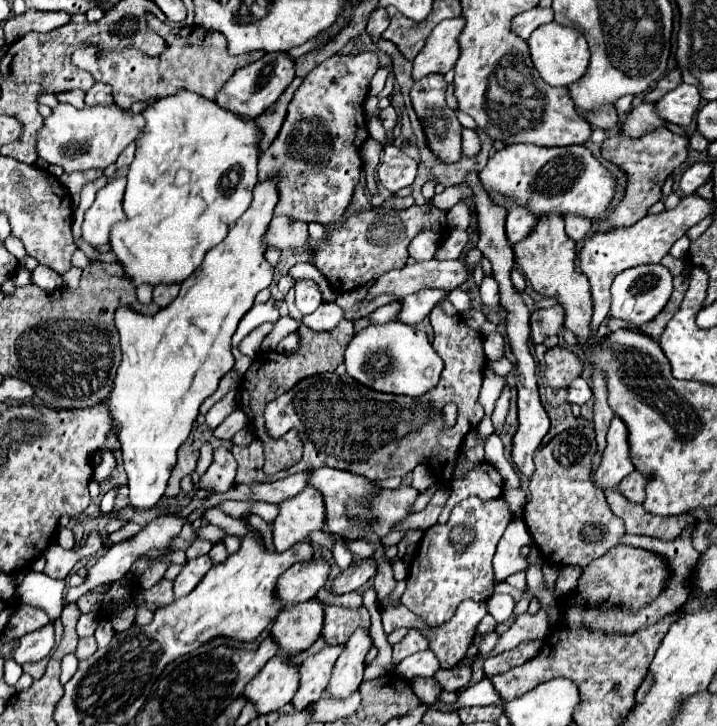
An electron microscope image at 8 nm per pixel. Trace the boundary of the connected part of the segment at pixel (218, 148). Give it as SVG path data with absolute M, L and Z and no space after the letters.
M180 90L176 96L150 104L142 114L146 126L136 138L138 150L128 170L124 194L126 220L112 226L108 244L124 266L124 274L128 274L136 286L158 286L160 282L180 284L200 266L204 254L224 240L230 224L248 210L252 188L258 182L256 164L260 154L260 130L254 126L254 120L236 118L236 114L220 108L214 100L206 100L188 90Z

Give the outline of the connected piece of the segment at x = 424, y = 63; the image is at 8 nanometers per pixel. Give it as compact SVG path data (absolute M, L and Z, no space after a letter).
M452 18L440 22L432 34L428 36L428 42L420 50L420 54L414 58L412 78L414 82L428 76L428 74L446 74L454 68L460 48L458 48L458 34L464 28L464 18Z

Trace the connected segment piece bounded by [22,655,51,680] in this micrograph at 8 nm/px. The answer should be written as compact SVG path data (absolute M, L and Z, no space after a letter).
M48 655L47 657L45 657L45 659L40 660L40 662L26 663L22 665L23 671L28 672L28 674L30 674L30 676L32 676L34 680L38 680L38 678L40 678L40 676L42 676L42 674L44 674L45 672L50 656L51 655Z

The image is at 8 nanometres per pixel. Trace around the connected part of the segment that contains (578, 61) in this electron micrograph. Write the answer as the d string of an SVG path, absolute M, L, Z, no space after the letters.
M556 22L544 24L532 32L532 36L528 38L528 44L530 44L532 62L538 70L538 74L550 86L570 86L572 82L580 80L588 70L590 52L588 52L586 38L574 28L566 28Z

